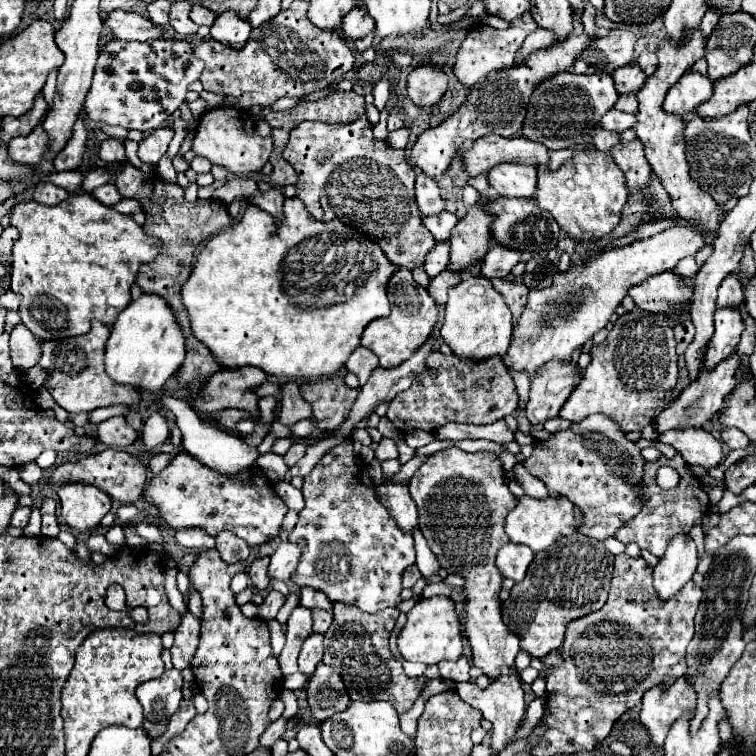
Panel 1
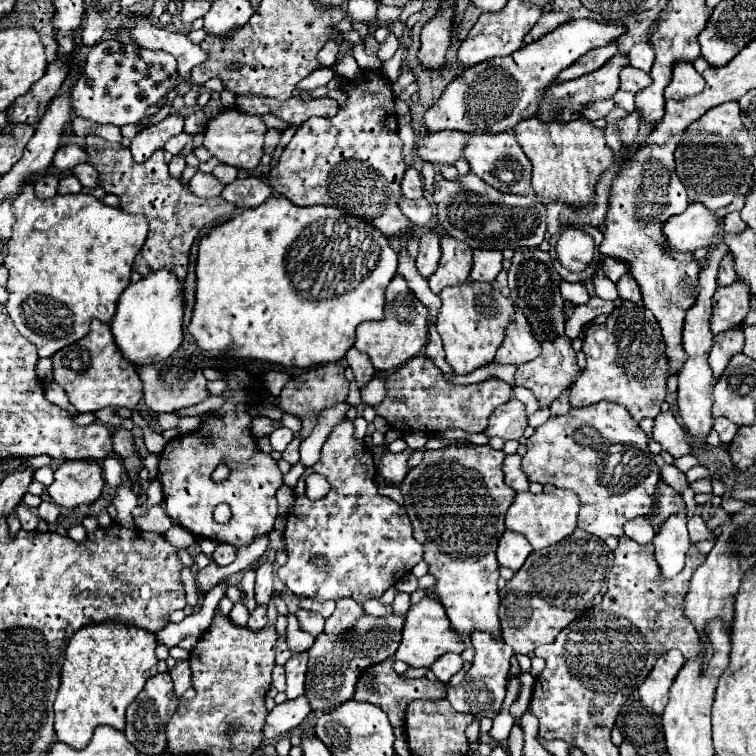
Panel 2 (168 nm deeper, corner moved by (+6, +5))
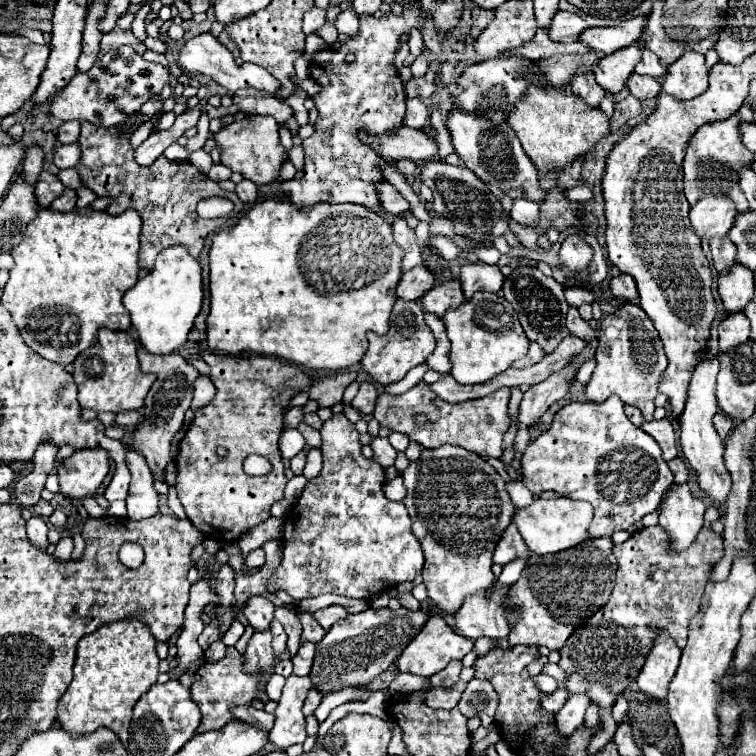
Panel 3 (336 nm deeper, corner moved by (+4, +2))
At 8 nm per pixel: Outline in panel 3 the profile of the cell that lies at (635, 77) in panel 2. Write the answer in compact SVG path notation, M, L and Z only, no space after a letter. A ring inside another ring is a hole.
M631 73L627 79L627 89L631 91L633 97L637 97L639 101L649 99L649 97L657 97L661 93L661 85L657 83L657 79L649 77L649 75L637 75Z

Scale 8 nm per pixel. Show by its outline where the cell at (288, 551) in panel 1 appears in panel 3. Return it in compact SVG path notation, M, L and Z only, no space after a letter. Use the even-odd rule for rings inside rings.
M263 595L251 597L245 605L245 617L255 627L255 631L269 627L271 619L273 619L273 611L275 611L275 605L269 599L265 599Z

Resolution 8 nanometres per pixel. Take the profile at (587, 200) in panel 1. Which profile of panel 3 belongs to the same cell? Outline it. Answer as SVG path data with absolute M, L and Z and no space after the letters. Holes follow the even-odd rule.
M527 89L525 97L517 101L515 111L509 115L509 125L519 137L527 157L539 169L539 173L557 173L571 165L573 159L585 159L597 145L597 141L609 135L609 121L603 111L587 109L583 101L577 101L565 89Z

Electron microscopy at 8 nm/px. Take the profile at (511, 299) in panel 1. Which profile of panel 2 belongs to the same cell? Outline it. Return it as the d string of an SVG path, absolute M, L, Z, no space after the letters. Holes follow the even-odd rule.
M517 310L517 320L507 328L507 336L503 346L497 350L497 364L525 364L531 362L541 352L539 342L531 334L531 326L521 310Z

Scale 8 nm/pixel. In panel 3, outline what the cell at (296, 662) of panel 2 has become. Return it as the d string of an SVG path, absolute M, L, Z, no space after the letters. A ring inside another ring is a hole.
M287 677L279 707L275 709L275 727L269 733L269 741L275 747L287 749L289 745L303 743L307 739L305 715L301 713L301 707L311 687L309 677Z

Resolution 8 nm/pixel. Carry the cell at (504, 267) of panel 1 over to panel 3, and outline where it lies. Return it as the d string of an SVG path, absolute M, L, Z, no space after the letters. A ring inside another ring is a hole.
M483 261L465 263L459 271L459 277L461 277L465 299L473 297L473 293L481 291L481 289L497 293L497 291L501 291L503 279L505 279L499 265L489 265Z

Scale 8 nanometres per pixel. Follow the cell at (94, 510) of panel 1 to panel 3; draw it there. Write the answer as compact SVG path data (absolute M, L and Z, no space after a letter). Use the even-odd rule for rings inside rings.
M103 449L75 451L57 467L61 495L69 499L93 497L109 473L109 455Z

